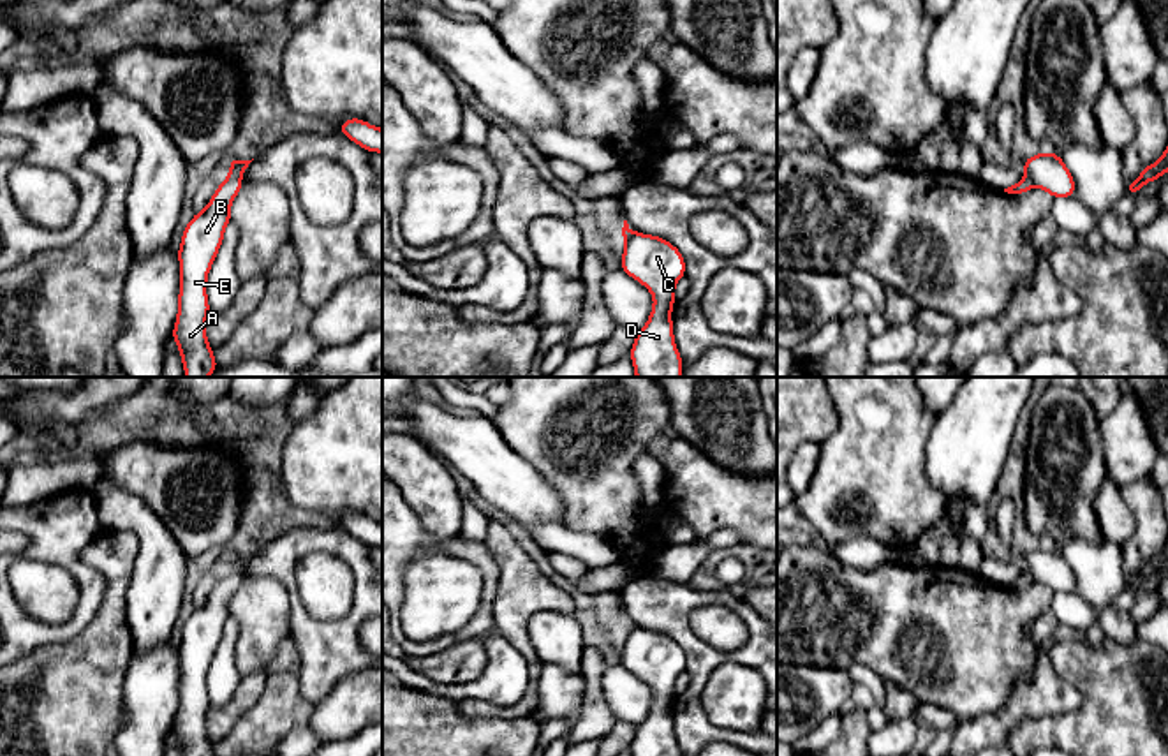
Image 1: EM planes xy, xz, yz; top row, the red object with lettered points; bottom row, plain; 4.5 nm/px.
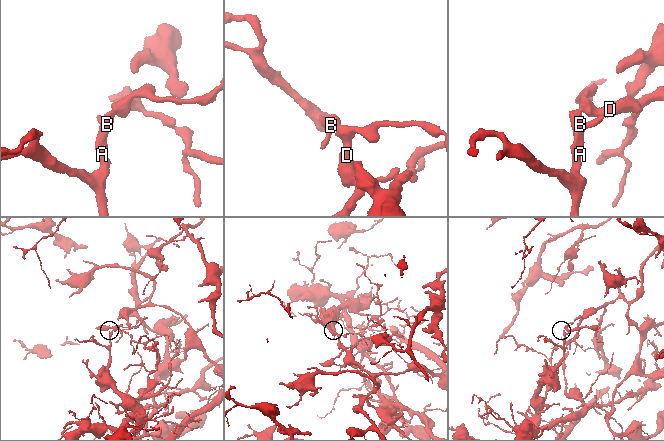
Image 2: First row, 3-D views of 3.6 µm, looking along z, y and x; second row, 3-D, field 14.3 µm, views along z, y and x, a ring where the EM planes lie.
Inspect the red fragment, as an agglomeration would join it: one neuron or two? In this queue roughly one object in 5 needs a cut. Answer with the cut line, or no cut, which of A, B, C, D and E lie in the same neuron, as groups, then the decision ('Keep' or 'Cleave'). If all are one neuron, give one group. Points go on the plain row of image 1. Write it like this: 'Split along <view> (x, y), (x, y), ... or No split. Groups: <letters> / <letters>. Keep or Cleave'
Split along yz (1026, 570), (1033, 580). Groups: A B E / C D. Cleave

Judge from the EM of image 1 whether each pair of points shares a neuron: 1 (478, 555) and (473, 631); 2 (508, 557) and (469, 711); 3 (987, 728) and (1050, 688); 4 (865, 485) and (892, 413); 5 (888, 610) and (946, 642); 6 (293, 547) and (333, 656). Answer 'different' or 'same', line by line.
1: same
2: same
3: same
4: same
5: same
6: same

